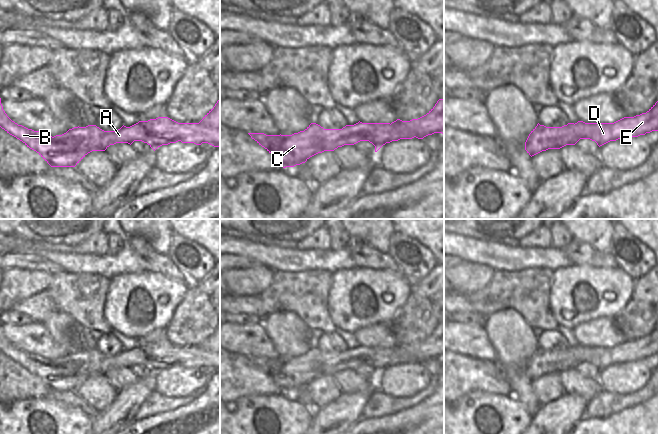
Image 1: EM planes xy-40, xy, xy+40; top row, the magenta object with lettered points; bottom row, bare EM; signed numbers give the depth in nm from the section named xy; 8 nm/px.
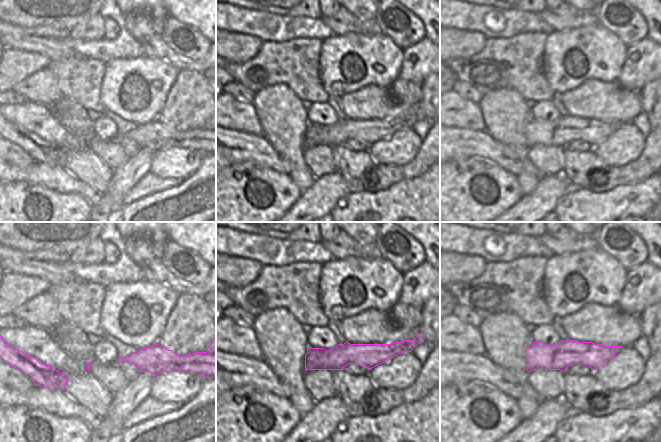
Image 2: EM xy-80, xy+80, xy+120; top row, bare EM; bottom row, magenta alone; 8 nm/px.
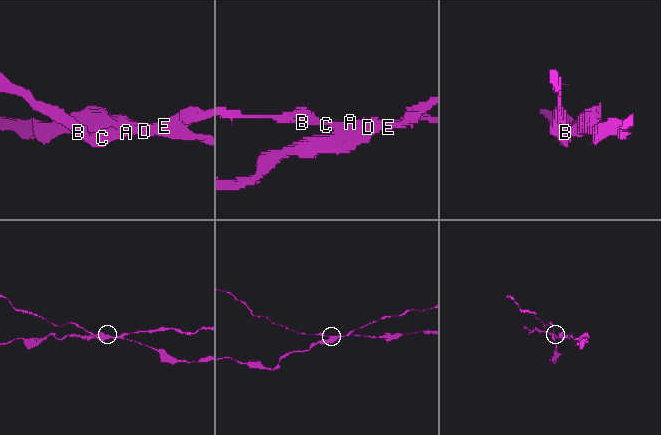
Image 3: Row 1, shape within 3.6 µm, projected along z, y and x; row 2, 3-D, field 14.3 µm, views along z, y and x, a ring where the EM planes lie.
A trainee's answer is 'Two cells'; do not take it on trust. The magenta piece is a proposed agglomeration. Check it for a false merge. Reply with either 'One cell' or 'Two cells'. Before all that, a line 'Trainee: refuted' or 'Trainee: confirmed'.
Trainee: confirmed
Two cells

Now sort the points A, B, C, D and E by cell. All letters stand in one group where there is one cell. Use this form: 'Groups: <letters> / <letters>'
Groups: A B C / D E

